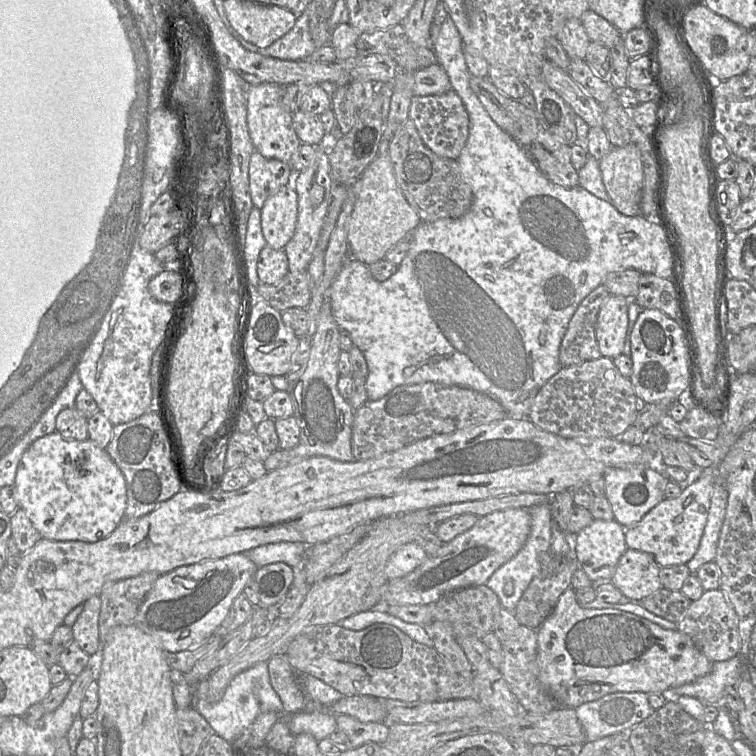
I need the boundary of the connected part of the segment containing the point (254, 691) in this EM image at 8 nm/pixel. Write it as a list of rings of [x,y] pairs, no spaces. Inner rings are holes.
[[[259,662],[251,668],[237,674],[225,689],[221,700],[216,703],[195,701],[193,691],[193,707],[207,720],[213,730],[213,733],[221,736],[230,743],[237,740],[241,735],[245,735],[245,732],[261,713],[275,712],[283,714],[283,705],[281,699],[272,687],[270,681],[267,662]]]

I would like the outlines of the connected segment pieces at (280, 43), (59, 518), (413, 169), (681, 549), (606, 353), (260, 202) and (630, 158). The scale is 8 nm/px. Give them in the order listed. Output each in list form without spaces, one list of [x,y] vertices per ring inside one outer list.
[[[305,10],[295,22],[293,28],[284,36],[276,40],[270,46],[265,49],[260,49],[259,53],[273,54],[276,56],[282,56],[278,59],[281,60],[302,60],[309,57],[317,48],[311,38],[309,32],[307,10]]]
[[[57,431],[38,438],[23,453],[14,486],[17,490],[18,508],[25,511],[45,539],[97,542],[108,537],[125,517],[127,494],[124,475],[106,449],[89,439],[66,439]]]
[[[410,118],[398,127],[391,139],[389,155],[397,184],[421,221],[455,219],[463,216],[470,209],[473,193],[462,178],[457,160],[440,157],[431,151],[422,141]]]
[[[719,464],[703,469],[700,477],[683,487],[676,498],[665,498],[635,525],[625,528],[625,542],[629,549],[651,553],[661,567],[687,564],[698,550],[707,523],[711,494]]]
[[[610,295],[605,302],[602,304],[600,311],[597,316],[596,321],[596,340],[598,343],[598,348],[601,353],[601,356],[614,359],[618,357],[619,355],[623,354],[624,344],[625,344],[625,338],[626,338],[626,332],[628,328],[628,305],[629,300],[635,300],[635,299],[626,299],[623,296],[617,296],[617,295]]]
[[[255,150],[249,162],[249,185],[253,205],[261,209],[270,195],[285,185],[291,185],[294,175],[289,163],[266,158]]]
[[[634,144],[612,147],[599,160],[599,168],[611,204],[623,215],[640,214],[644,171],[639,148]]]

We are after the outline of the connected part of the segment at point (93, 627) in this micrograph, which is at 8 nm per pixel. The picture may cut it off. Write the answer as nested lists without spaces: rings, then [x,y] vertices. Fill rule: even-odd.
[[[93,595],[83,603],[83,611],[73,624],[73,640],[88,655],[92,655],[100,648],[99,615],[101,600],[99,595]]]

